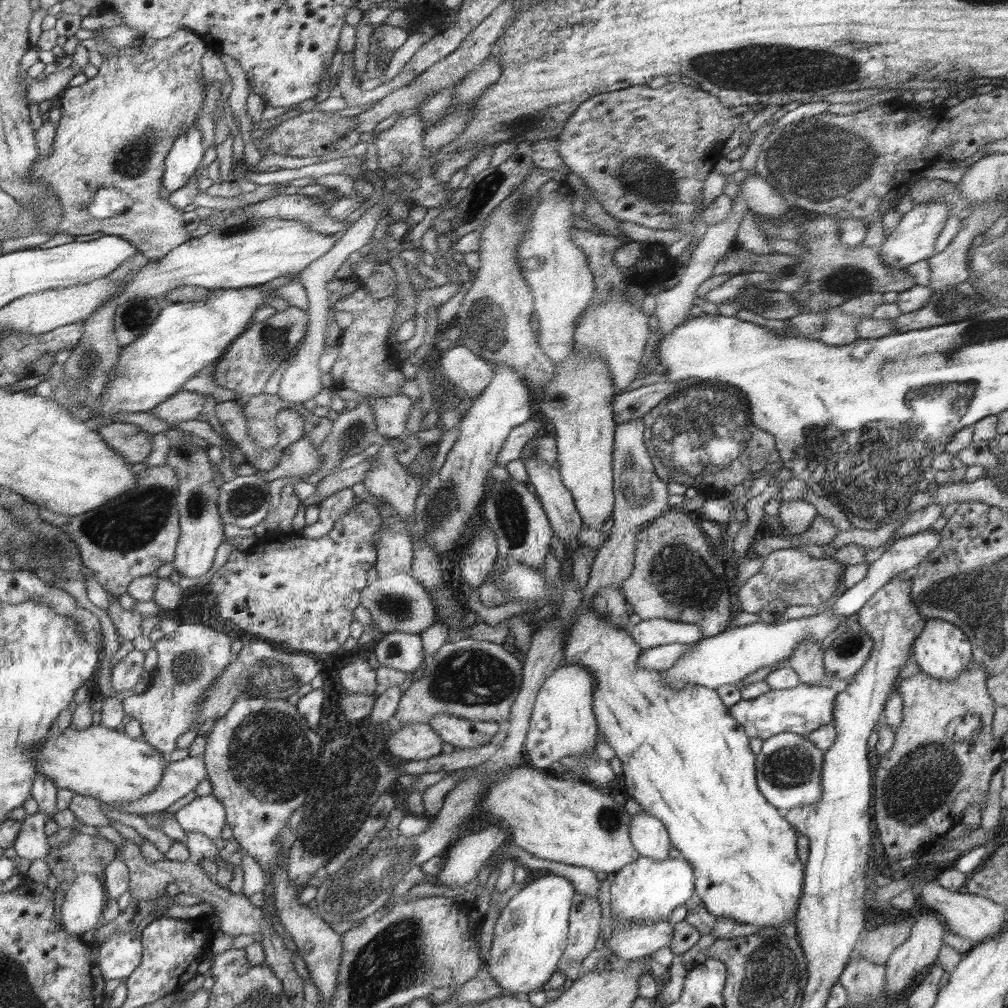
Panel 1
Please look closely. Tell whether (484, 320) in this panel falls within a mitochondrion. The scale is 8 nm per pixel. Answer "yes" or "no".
yes

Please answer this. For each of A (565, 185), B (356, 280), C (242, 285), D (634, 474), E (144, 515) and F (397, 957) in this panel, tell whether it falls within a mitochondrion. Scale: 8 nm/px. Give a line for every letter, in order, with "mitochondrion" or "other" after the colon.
A: other
B: other
C: other
D: mitochondrion
E: mitochondrion
F: mitochondrion

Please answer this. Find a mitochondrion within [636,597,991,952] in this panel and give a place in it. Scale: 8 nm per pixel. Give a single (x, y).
(917, 788)

